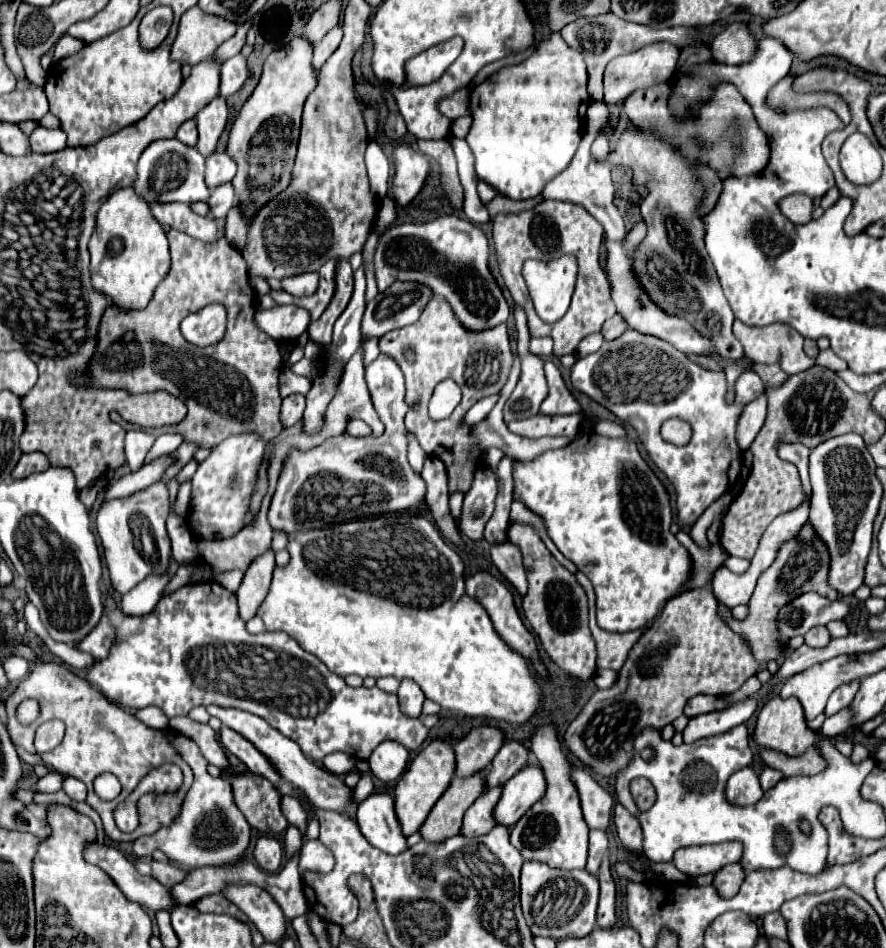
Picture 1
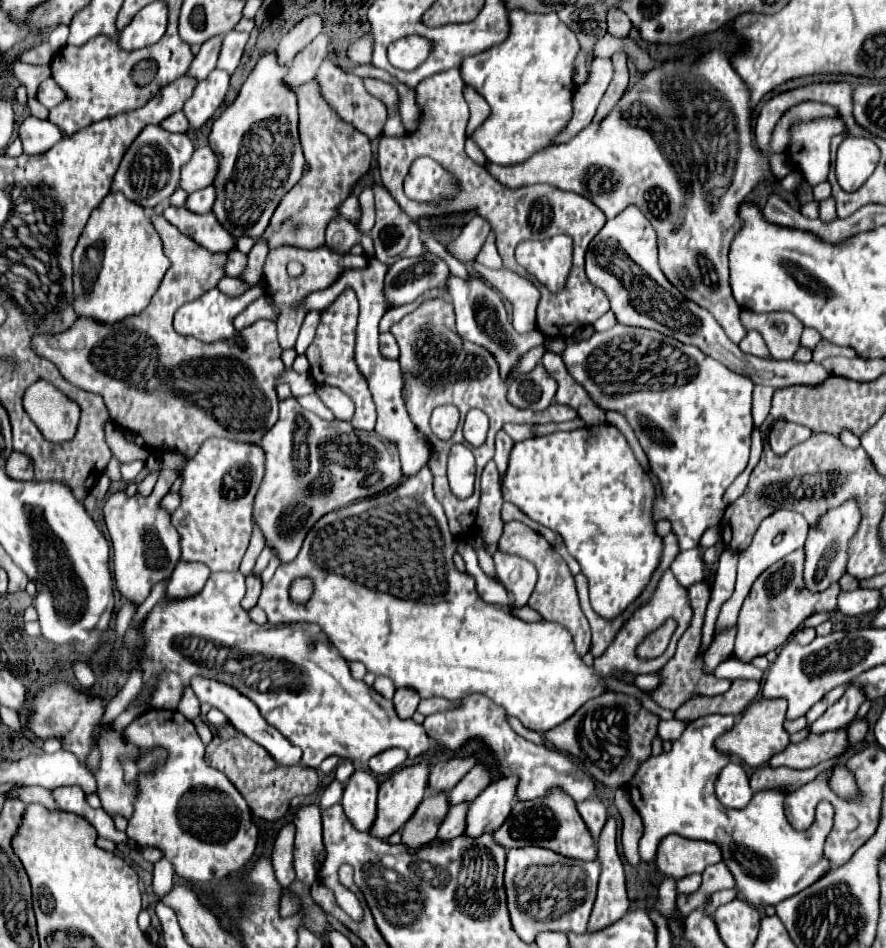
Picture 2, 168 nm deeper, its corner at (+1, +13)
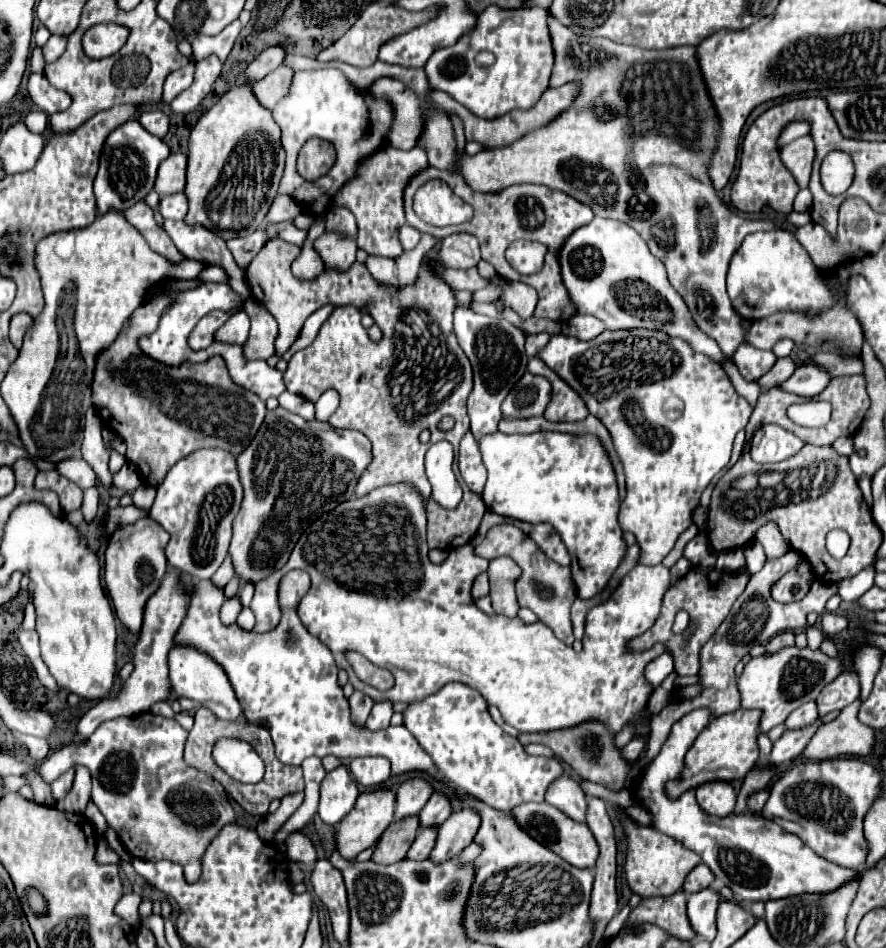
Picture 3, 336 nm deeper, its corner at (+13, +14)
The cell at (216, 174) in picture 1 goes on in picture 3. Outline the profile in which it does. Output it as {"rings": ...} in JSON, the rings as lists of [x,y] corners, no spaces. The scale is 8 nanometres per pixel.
{"rings":[[[178,152],[170,154],[158,168],[158,178],[154,190],[164,196],[164,194],[176,194],[186,188],[186,166],[188,166],[188,156]]]}

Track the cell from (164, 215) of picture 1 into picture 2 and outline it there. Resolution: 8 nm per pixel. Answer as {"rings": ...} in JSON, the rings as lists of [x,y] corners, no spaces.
{"rings":[[[166,207],[164,209],[164,217],[186,237],[192,237],[194,241],[198,241],[198,245],[202,245],[204,249],[212,251],[212,253],[230,253],[234,249],[234,239],[230,233],[226,233],[226,229],[222,229],[222,225],[218,223],[218,219],[214,219],[214,213],[206,213],[206,215],[196,215],[184,207],[176,209],[176,207]]]}

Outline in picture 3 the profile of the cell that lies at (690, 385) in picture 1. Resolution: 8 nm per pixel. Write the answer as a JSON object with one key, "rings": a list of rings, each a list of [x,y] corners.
{"rings":[[[604,330],[584,342],[574,336],[554,334],[546,348],[538,352],[564,382],[568,382],[586,402],[590,414],[598,416],[610,430],[614,448],[626,472],[626,498],[620,506],[620,526],[634,532],[642,552],[640,564],[658,564],[674,548],[678,536],[694,524],[692,512],[700,504],[704,488],[728,466],[736,434],[748,424],[750,404],[736,394],[728,374],[708,356],[696,354],[684,340],[658,330]]]}

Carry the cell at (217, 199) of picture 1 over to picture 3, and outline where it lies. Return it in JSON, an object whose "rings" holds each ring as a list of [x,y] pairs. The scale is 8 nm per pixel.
{"rings":[[[184,192],[162,196],[160,200],[160,214],[170,220],[184,220],[188,212],[188,198]]]}

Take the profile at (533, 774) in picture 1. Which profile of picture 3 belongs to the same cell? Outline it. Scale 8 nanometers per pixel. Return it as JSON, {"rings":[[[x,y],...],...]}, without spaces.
{"rings":[[[460,808],[456,812],[452,812],[450,818],[438,828],[438,840],[436,840],[436,846],[434,846],[432,854],[430,854],[430,858],[442,862],[442,860],[448,860],[450,856],[458,856],[474,840],[478,828],[480,828],[480,814],[476,810]]]}

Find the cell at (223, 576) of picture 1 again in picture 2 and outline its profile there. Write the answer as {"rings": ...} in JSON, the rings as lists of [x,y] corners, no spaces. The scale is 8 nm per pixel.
{"rings":[[[208,439],[196,457],[182,471],[180,505],[172,513],[172,525],[182,535],[182,559],[186,563],[204,563],[212,571],[238,571],[252,535],[252,503],[264,477],[264,451],[258,445],[230,439]]]}

